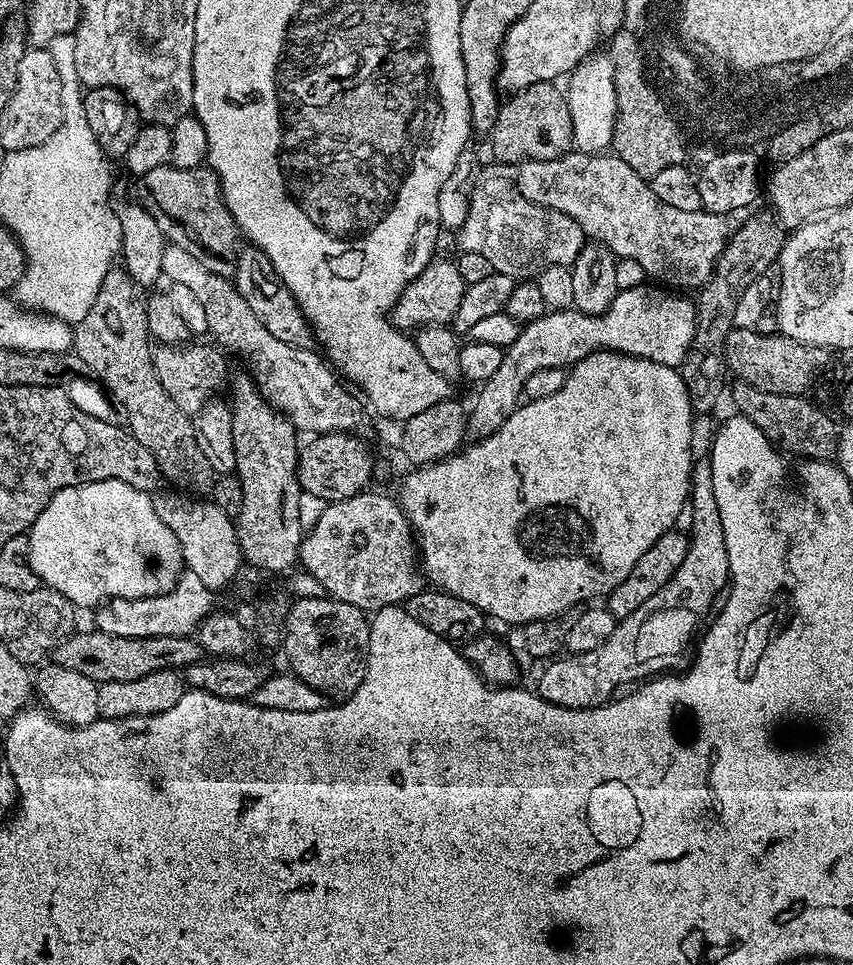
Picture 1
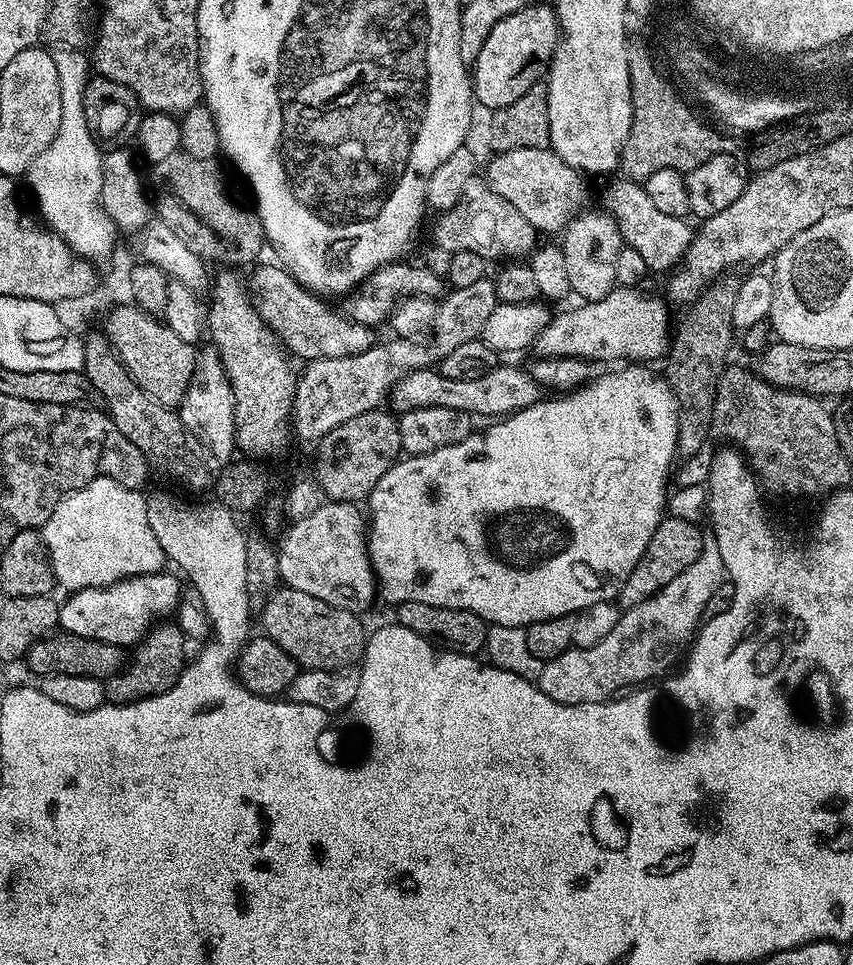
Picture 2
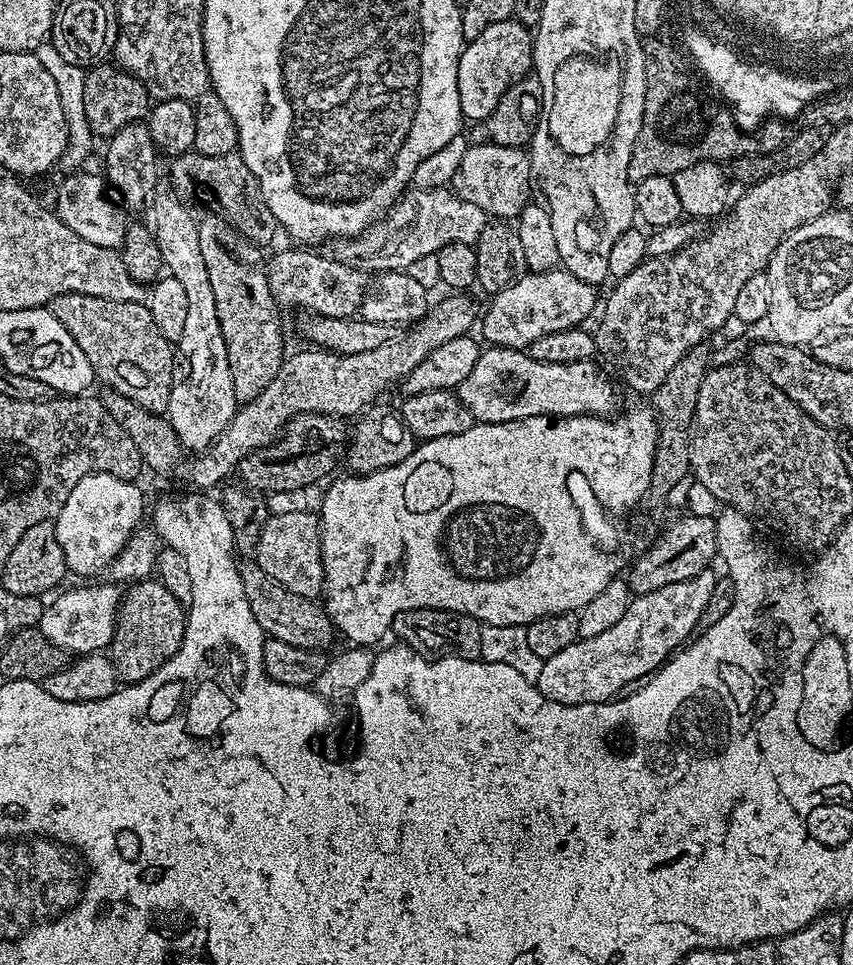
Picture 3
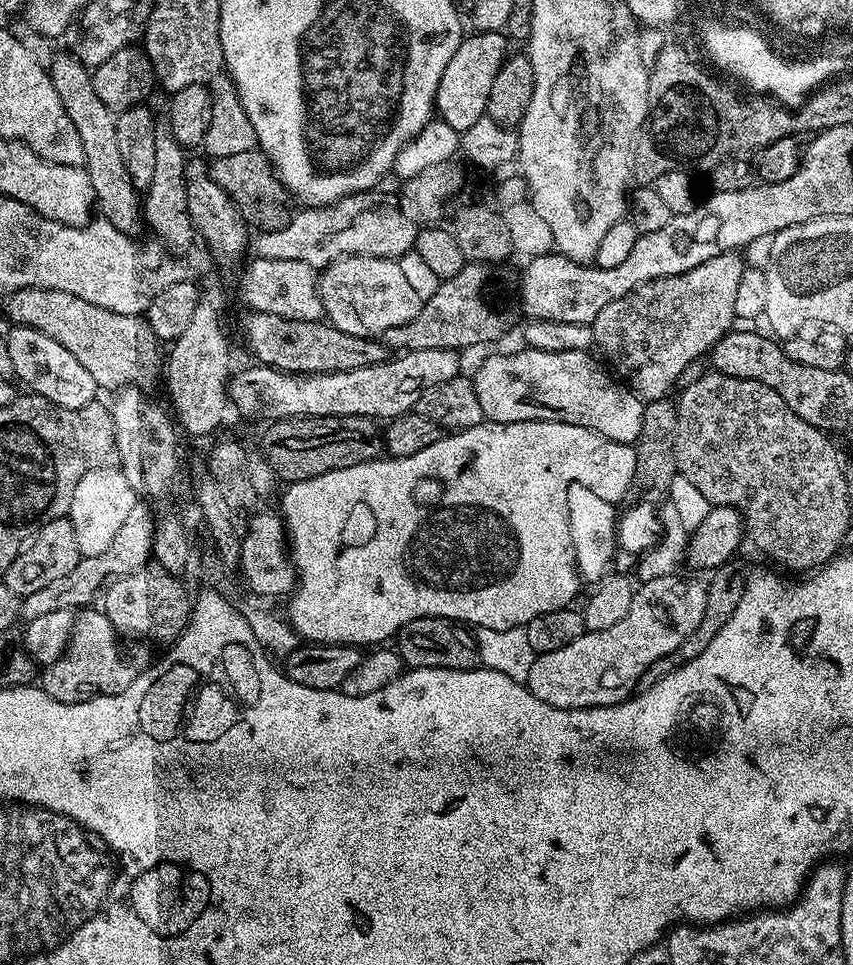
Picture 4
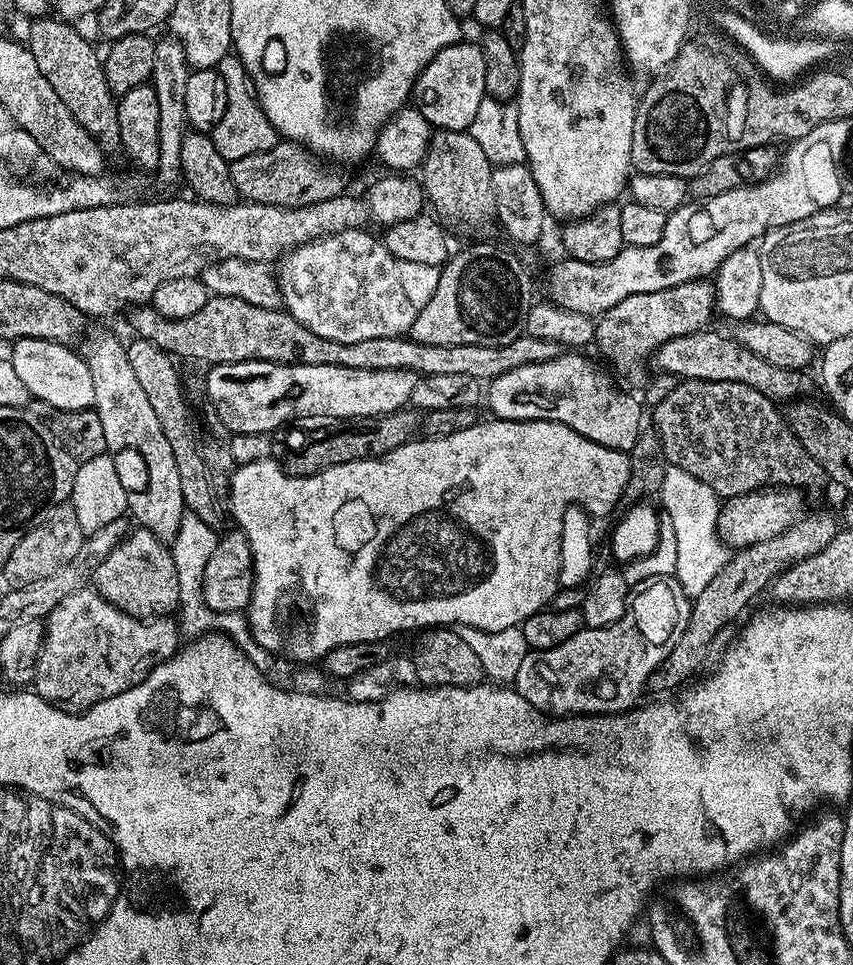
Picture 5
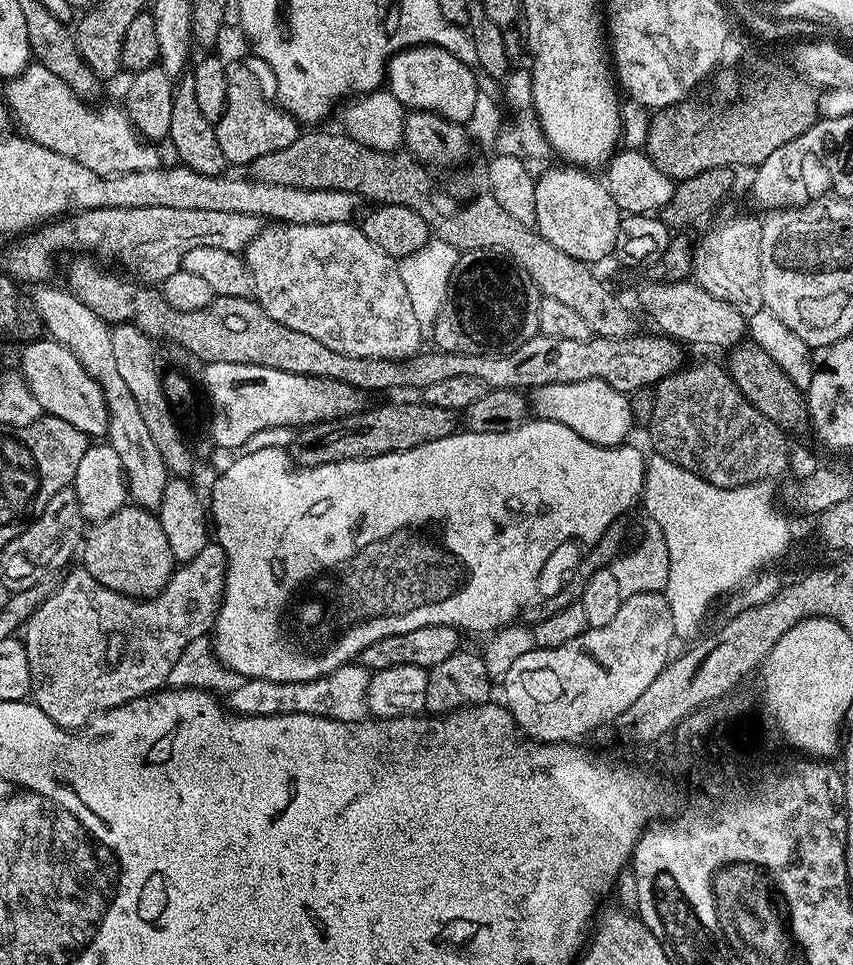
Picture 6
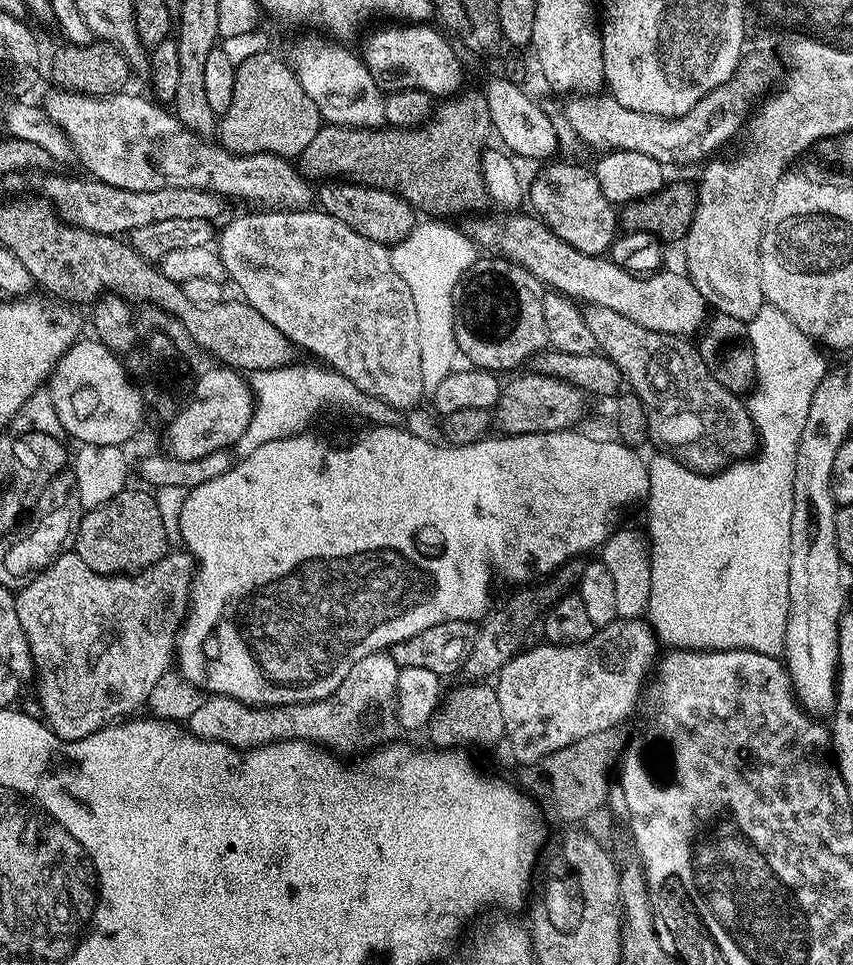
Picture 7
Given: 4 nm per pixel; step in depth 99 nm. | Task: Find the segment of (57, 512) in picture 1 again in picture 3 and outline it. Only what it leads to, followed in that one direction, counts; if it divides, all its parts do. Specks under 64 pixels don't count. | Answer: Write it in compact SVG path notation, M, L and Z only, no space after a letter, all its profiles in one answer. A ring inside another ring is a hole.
M95 472L70 490L70 498L66 498L54 521L58 546L62 546L62 554L66 554L69 573L77 572L80 576L103 573L119 555L141 523L140 515L144 512L144 496L138 485L114 478L108 472Z

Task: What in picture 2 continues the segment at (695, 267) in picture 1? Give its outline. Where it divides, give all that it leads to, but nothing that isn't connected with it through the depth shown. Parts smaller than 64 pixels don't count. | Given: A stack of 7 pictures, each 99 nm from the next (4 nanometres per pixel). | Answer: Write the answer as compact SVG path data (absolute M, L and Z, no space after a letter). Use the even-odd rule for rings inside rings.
M551 147L511 148L495 153L491 158L487 187L506 198L506 202L510 202L510 206L514 206L514 210L518 210L518 214L522 214L522 218L526 218L537 233L559 233L585 207L584 199L588 196L585 177L576 168L562 162ZM627 178L619 179L608 188L606 208L616 220L621 241L627 247L638 250L638 254L646 258L646 266L653 273L667 273L683 260L684 251L690 246L694 235L693 225L688 225L687 219L659 212L654 202L650 202L650 194L646 194L643 183Z

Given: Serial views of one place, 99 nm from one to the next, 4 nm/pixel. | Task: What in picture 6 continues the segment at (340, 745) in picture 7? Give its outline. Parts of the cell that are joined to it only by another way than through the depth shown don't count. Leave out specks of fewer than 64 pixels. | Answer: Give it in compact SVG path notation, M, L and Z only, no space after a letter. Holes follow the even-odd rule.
M358 662L343 664L338 670L310 682L270 682L245 679L238 690L227 693L226 704L242 716L274 714L314 714L331 720L363 720L369 715L368 687L372 673Z

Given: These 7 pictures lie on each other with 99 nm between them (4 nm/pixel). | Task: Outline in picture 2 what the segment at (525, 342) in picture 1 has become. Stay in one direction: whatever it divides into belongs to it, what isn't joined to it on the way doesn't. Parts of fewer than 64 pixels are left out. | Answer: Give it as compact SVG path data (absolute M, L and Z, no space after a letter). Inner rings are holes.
M617 286L610 294L606 294L606 298L581 303L581 308L568 308L560 313L557 311L546 330L538 334L534 352L540 358L565 356L589 362L652 362L648 360L656 360L659 356L661 359L670 347L670 337L674 332L674 324L668 321L669 305L661 300L656 296L647 296L644 290Z

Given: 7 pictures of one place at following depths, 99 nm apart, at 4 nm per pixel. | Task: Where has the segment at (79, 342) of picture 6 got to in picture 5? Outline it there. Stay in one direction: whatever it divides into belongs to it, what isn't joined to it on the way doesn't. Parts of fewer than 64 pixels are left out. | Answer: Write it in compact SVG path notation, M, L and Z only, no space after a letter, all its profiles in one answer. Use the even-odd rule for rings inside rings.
M100 328L90 332L83 337L82 355L88 362L90 378L94 382L94 410L102 422L104 446L114 454L118 478L122 478L122 490L128 495L127 511L130 516L132 512L131 519L139 527L150 530L161 542L170 544L186 513L173 451L145 391L138 386L127 358L125 341Z

